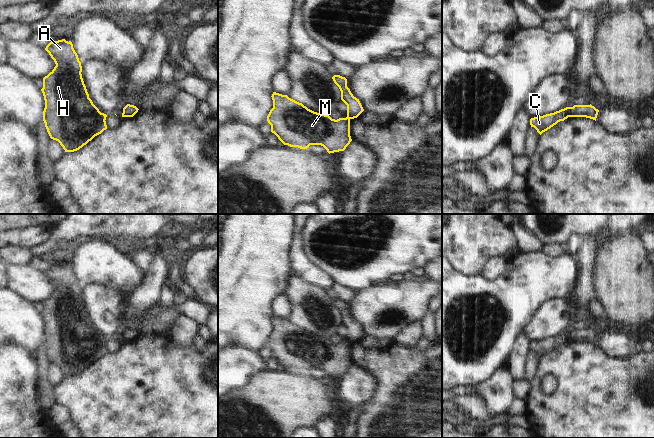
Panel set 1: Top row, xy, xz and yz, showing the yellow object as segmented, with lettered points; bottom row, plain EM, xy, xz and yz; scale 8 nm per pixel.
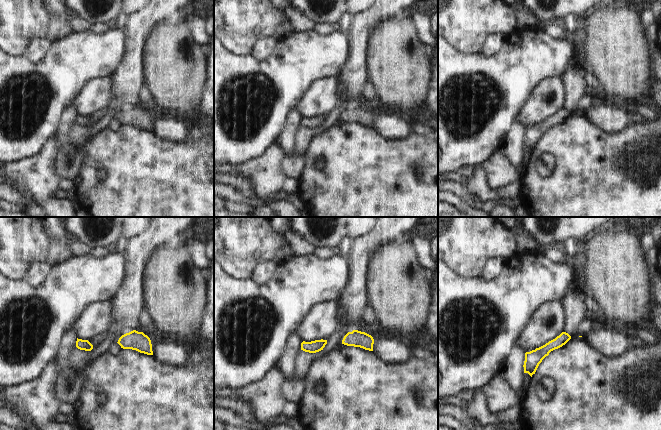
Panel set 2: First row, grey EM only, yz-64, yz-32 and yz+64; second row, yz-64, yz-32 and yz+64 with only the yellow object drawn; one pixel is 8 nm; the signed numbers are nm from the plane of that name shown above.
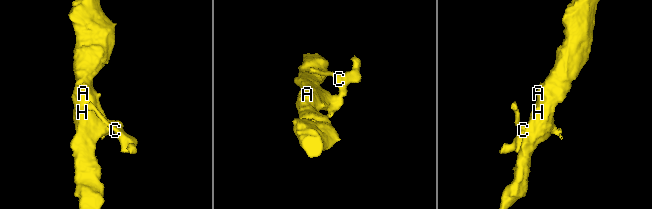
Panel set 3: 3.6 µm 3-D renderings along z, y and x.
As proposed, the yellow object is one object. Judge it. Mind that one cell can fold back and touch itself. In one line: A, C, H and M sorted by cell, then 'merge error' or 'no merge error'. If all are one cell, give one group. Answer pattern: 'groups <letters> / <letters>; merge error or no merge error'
groups A H M / C; merge error

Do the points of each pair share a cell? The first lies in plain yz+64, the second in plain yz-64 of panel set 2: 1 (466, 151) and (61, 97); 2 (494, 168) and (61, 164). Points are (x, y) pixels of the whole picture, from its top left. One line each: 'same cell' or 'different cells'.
1: same cell
2: different cells

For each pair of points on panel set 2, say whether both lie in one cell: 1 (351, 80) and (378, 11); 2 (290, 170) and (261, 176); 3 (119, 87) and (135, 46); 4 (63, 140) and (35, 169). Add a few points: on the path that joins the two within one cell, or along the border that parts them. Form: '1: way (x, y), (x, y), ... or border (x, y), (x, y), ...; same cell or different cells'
1: way (356, 63), (358, 36), (361, 28); same cell
2: border (283, 154), (282, 172), (286, 177); different cells
3: way (129, 77), (133, 56); same cell
4: border (56, 133), (59, 146); different cells

